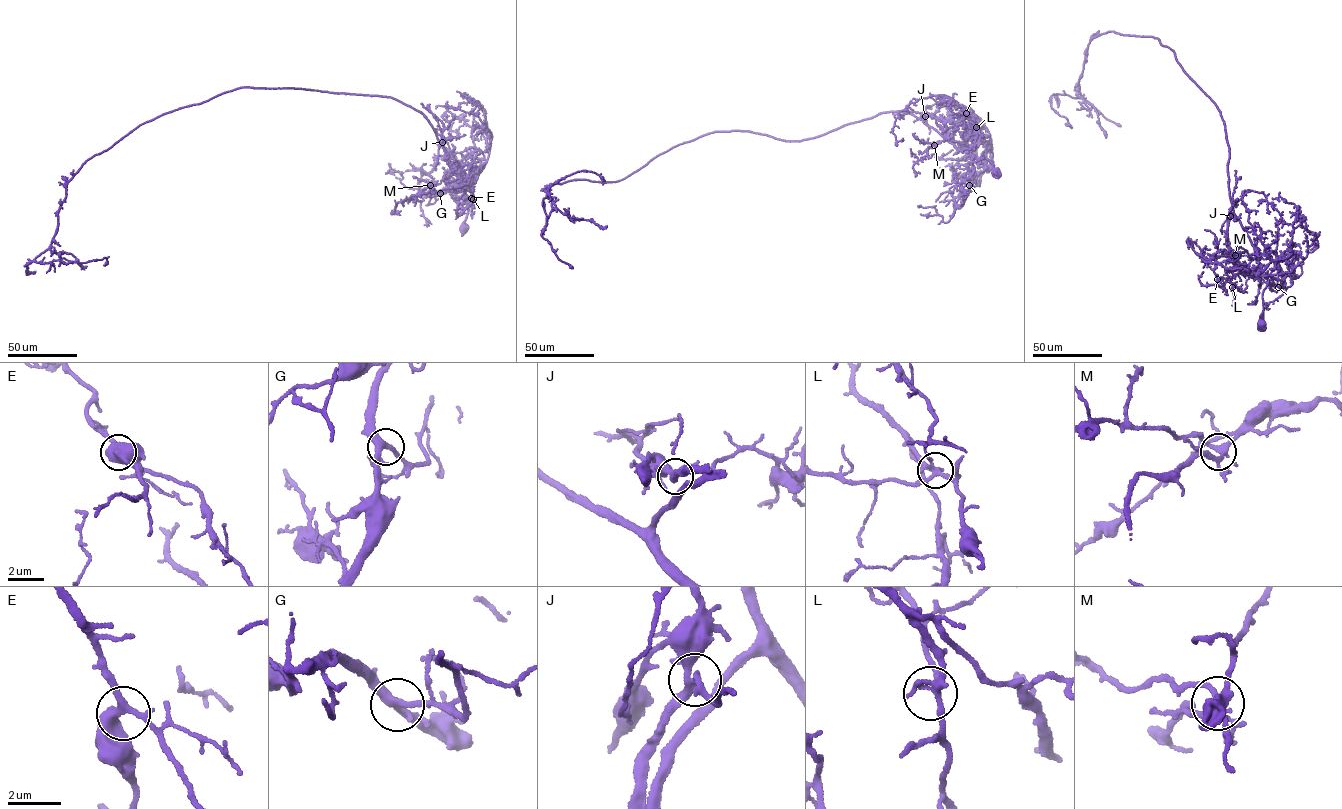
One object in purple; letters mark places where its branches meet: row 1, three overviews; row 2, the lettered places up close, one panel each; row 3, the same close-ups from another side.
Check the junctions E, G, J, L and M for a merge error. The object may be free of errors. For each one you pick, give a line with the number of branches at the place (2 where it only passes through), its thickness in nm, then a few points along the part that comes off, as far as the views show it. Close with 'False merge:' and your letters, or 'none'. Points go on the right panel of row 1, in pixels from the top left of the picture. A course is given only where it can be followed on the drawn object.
False merge: none

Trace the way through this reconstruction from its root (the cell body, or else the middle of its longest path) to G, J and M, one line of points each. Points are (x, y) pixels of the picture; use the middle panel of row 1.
G: (996, 171), (988, 159), (972, 155), (974, 167), (969, 185)
J: (996, 171), (988, 159), (976, 158), (970, 152), (958, 149), (924, 122), (925, 116)
M: (996, 171), (988, 159), (976, 158), (969, 152), (974, 137), (971, 127), (948, 127), (944, 141), (934, 145)

